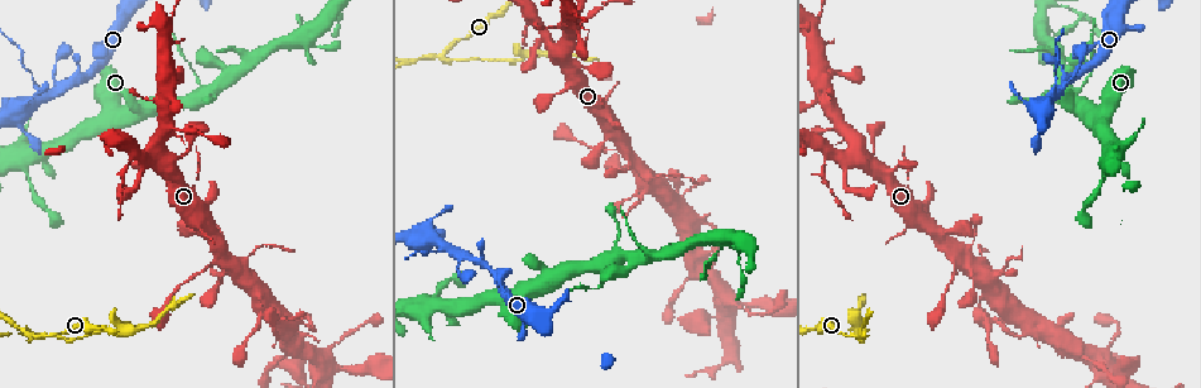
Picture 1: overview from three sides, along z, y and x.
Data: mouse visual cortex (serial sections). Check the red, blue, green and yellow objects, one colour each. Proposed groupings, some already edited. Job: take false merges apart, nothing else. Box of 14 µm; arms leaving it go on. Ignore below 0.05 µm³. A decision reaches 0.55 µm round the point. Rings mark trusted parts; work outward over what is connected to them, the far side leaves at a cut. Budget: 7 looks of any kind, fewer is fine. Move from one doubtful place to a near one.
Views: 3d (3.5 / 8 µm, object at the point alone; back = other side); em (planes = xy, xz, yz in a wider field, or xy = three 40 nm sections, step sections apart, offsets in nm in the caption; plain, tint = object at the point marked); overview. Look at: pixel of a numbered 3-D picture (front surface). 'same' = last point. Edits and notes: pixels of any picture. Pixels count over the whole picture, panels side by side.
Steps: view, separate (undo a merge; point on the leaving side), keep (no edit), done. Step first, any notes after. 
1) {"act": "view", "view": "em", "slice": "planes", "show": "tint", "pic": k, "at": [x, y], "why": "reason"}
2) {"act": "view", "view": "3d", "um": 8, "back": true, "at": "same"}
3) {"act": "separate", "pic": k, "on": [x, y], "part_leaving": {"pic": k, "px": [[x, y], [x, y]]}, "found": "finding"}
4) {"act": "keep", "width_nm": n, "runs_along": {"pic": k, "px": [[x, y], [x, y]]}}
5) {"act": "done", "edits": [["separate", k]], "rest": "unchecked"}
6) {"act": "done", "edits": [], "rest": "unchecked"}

{"act": "view", "view": "3d", "um": 8, "pic": 1, "at": [9, 333], "why": "sudden change in width"}

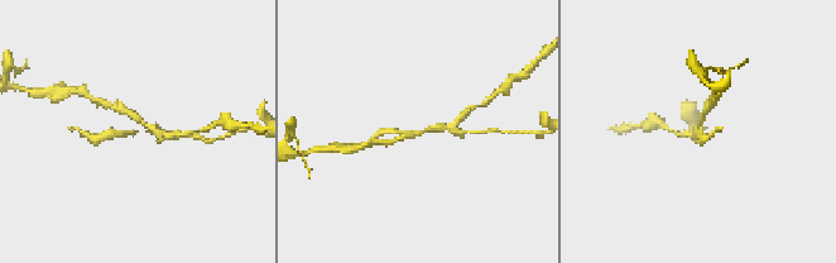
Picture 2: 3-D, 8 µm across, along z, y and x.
{"act": "view", "view": "em", "slice": "xy", "step": 5, "show": "tint", "pic": 2, "at": [137, 131]}

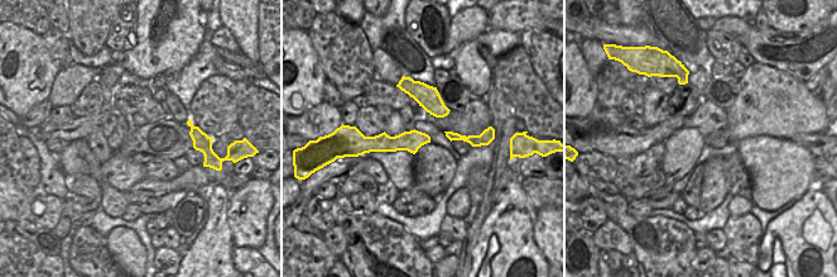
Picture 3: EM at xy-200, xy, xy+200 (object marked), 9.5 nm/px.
{"act": "separate", "pic": 2, "on": [113, 133], "width_nm": 200, "part_leaving": {"pic": 2, "px": [[453, 129], [461, 133], [507, 132]]}, "found": "two cells meet here"}

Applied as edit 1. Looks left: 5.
{"act": "view", "view": "3d", "um": 3.5, "back": true, "pic": 1, "at": [1007, 321], "why": "abrupt turn"}

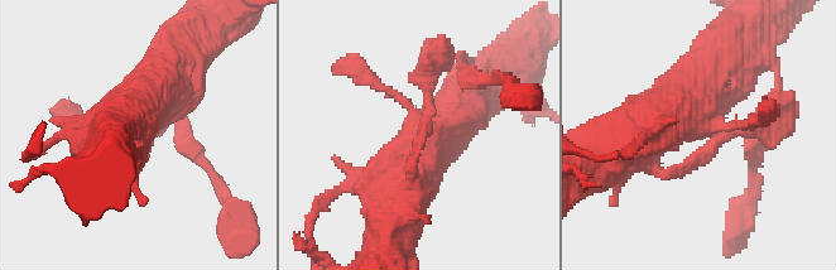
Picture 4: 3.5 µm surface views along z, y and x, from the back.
{"act": "view", "view": "em", "slice": "xy", "step": 2, "show": "tint", "pic": 4, "at": [703, 128], "why": "shape alone is not enough"}

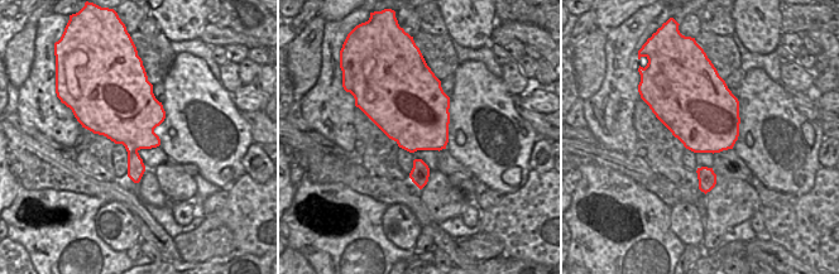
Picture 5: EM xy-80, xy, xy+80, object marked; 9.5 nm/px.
{"act": "keep", "width_nm": 650, "runs_along": {"pic": 4, "px": [[729, 53], [681, 119], [623, 143]]}, "found": "one cell here"}

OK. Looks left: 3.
{"act": "view", "view": "3d", "um": 8, "pic": 1, "at": [329, 369], "why": "a narrow waist"}

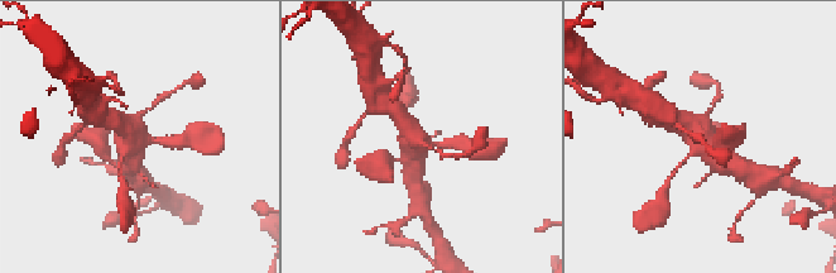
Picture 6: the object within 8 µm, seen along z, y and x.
{"act": "view", "view": "3d", "um": 3.5, "pic": 6, "at": [142, 138]}

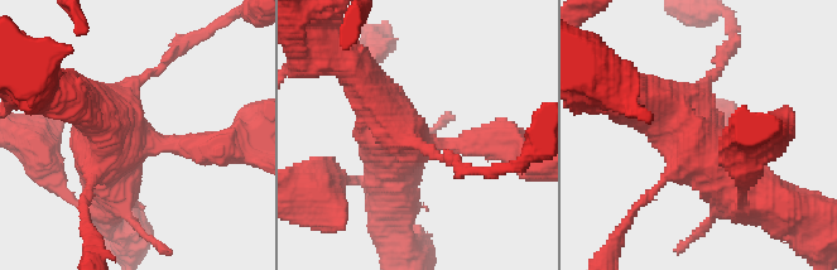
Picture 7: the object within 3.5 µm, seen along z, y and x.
{"act": "view", "view": "em", "slice": "xy", "step": 3, "show": "tint", "pic": 7, "at": [134, 141]}

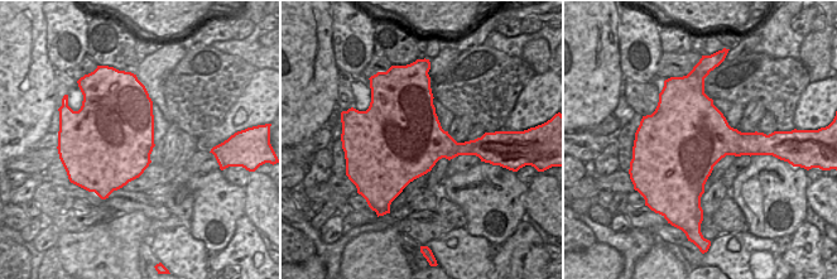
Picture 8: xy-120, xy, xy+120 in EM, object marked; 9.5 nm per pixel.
{"act": "keep", "width_nm": 850, "runs_along": {"pic": 7, "px": [[643, 100], [740, 186], [742, 205]]}, "found": "one cell here"}

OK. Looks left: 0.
{"act": "done", "edits": [["separate", 2]], "rest": "unchecked"}

